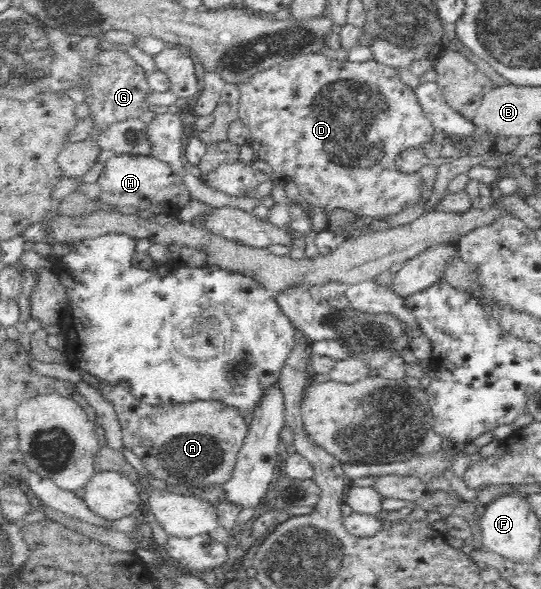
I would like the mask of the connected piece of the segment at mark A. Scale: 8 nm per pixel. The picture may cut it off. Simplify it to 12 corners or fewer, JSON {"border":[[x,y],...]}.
{"border":[[98,390],[124,447],[169,492],[222,485],[249,424],[213,400]]}

